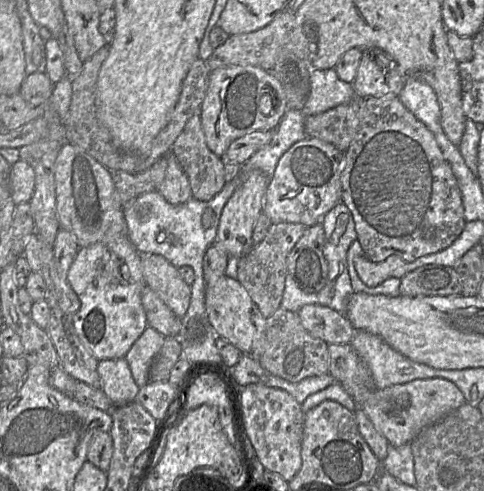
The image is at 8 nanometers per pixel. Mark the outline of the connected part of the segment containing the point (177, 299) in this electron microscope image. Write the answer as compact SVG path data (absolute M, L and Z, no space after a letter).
M141 253L141 261L146 285L156 292L178 318L183 319L190 306L192 286L183 280L178 268L162 255Z

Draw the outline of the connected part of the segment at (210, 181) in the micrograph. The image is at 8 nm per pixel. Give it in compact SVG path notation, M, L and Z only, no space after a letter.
M195 113L186 123L181 134L173 143L172 152L186 175L188 176L192 194L195 199L209 201L214 198L225 186L225 158L215 155L207 146L202 129L200 113Z

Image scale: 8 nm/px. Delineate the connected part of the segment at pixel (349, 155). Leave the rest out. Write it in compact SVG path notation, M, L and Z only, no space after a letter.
M369 96L361 99L357 116L357 132L348 149L344 152L343 166L341 168L341 202L344 203L352 213L357 240L360 242L365 256L376 263L383 262L391 255L397 255L405 262L412 262L419 257L448 248L463 231L466 220L464 217L462 196L456 177L450 165L443 157L432 132L404 107L398 96Z

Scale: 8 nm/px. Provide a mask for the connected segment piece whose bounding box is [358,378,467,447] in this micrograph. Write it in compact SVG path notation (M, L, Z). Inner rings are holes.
M443 378L417 379L405 384L375 390L363 404L358 404L388 440L391 446L411 443L425 427L437 422L466 402L464 394Z

